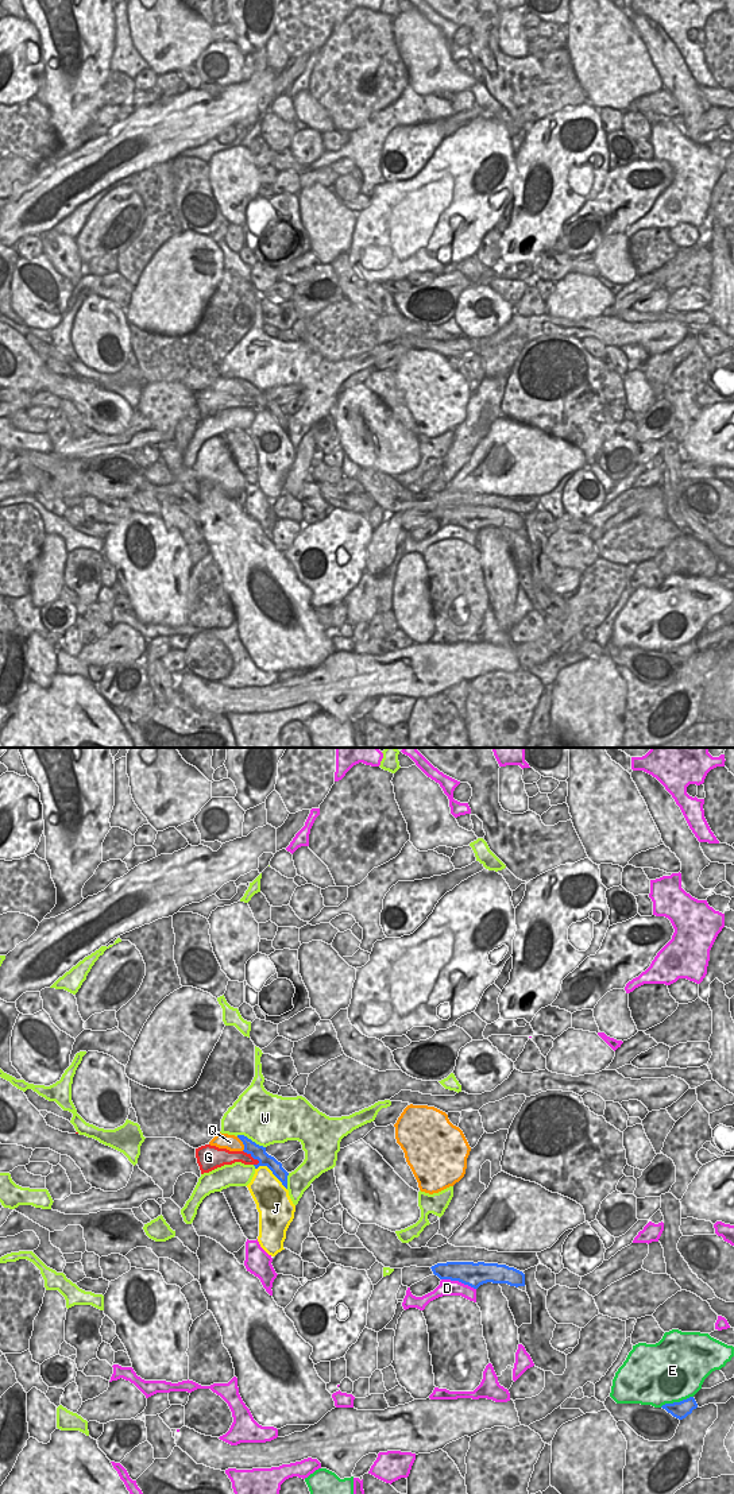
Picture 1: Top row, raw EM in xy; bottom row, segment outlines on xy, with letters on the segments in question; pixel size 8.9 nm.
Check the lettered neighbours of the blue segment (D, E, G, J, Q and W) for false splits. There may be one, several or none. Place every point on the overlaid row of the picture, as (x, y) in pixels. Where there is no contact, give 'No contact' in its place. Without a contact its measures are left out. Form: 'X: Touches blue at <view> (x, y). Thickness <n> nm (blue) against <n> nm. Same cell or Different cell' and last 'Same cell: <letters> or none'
D: Touches blue at xy (459, 1281). Thickness 220 nm (blue) against 140 nm. Different cell
E: Touches blue at xy (676, 1402). Thickness 150 nm (blue) against 480 nm. Different cell
G: Touches blue at xy (251, 1155). Thickness 130 nm (blue) against 140 nm. Different cell
J: Touches blue at xy (273, 1173). Thickness 130 nm (blue) against 300 nm. Different cell
Q: Touches blue at xy (243, 1143). Thickness 130 nm (blue) against 140 nm. Different cell
W: Touches blue at xy (250, 1139). Thickness 130 nm (blue) against 460 nm. Different cell
Same cell: none.

